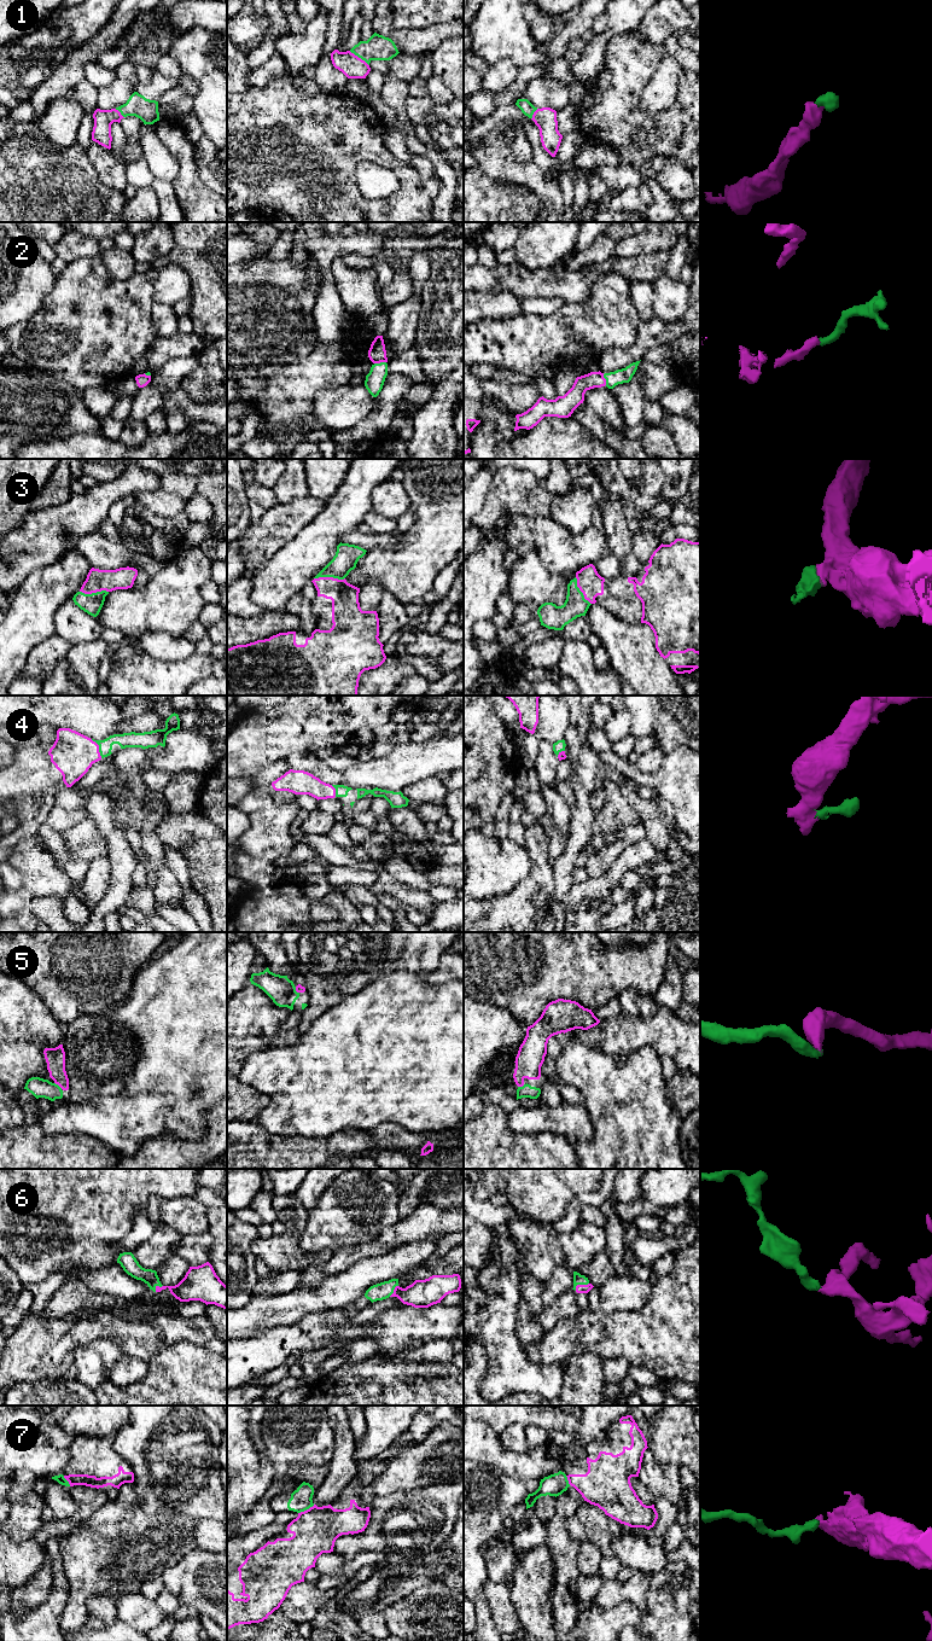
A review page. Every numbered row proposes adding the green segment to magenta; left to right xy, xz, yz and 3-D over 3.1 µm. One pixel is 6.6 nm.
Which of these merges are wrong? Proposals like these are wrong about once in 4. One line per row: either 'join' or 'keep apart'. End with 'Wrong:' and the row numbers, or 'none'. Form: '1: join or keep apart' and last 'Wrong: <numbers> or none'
1: join
2: join
3: join
4: join
5: join
6: join
7: keep apart
Wrong: 7

